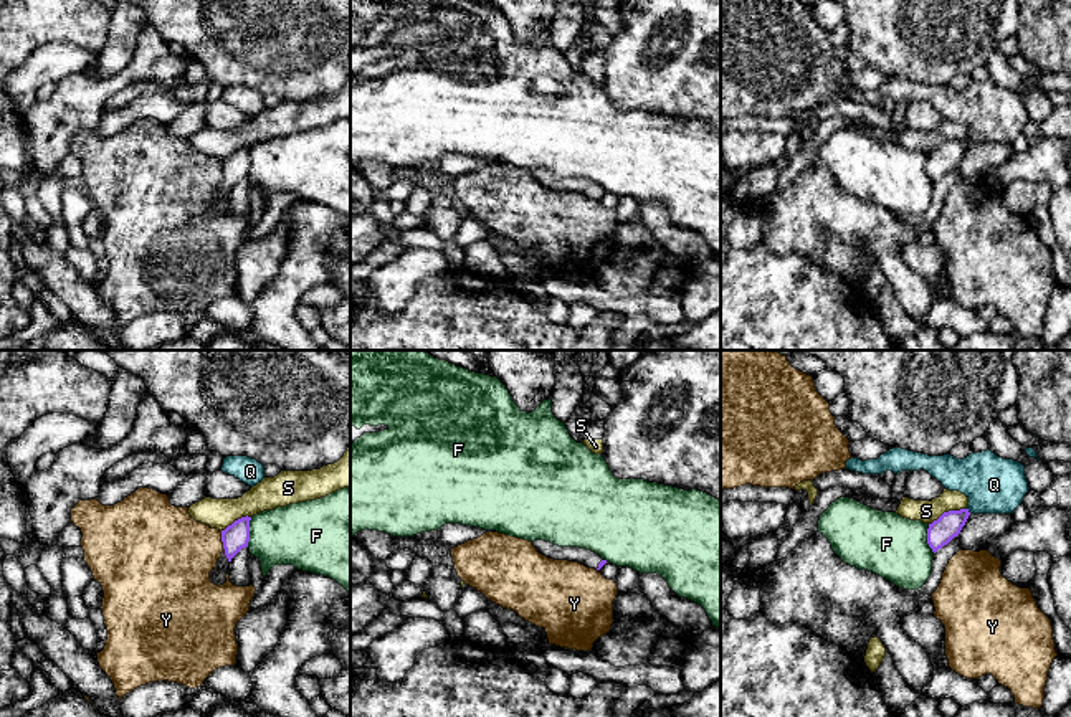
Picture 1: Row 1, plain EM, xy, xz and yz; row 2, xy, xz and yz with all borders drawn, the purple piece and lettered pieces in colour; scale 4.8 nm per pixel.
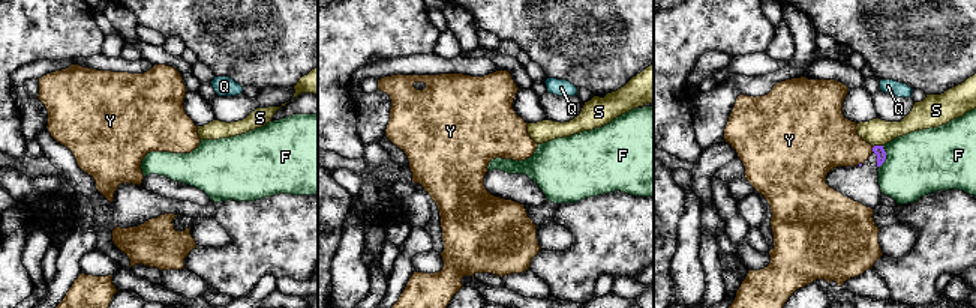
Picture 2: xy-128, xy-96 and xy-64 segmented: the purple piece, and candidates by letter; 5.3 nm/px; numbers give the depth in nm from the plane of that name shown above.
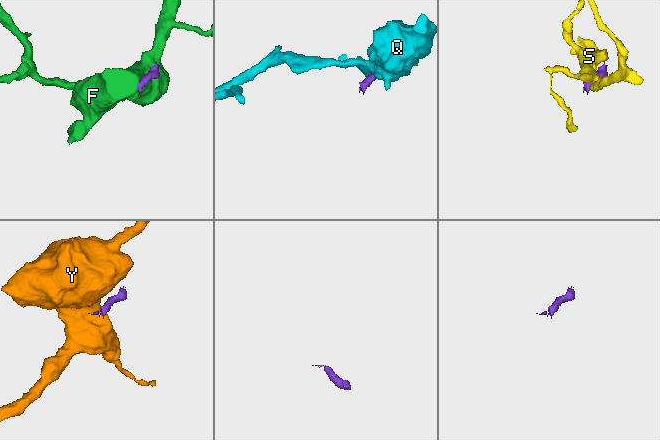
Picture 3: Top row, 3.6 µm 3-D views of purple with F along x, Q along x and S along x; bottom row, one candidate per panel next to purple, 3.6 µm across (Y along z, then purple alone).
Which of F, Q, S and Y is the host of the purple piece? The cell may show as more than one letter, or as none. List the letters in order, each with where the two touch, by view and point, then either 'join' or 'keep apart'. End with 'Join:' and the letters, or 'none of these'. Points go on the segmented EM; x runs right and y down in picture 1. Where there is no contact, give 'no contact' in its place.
F: contact xy (248, 532); keep apart
Q: contact yz (967, 511); keep apart
S: contact yz (949, 511); keep apart
Y: contact xy (222, 541); keep apart
Join: none of these

